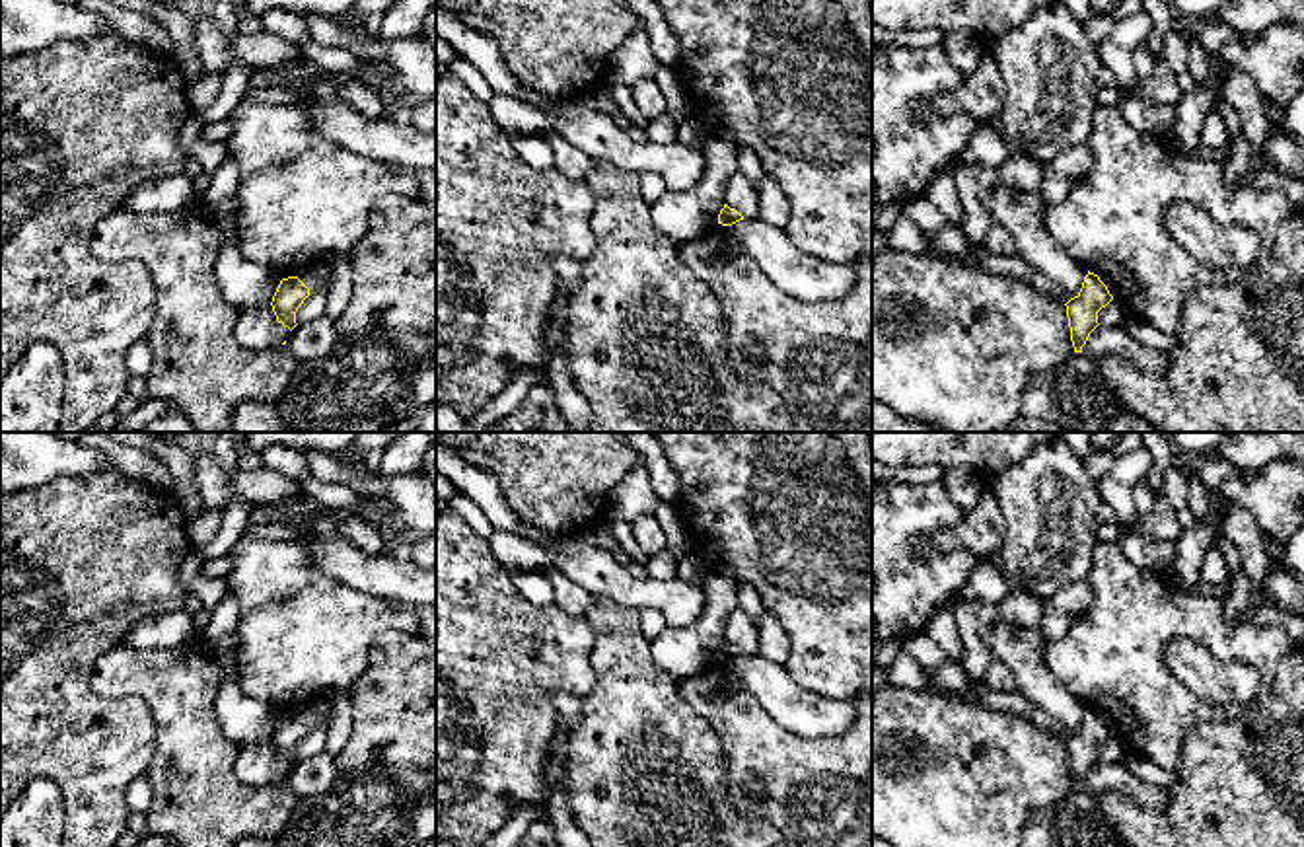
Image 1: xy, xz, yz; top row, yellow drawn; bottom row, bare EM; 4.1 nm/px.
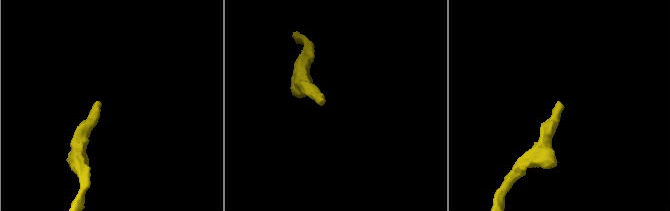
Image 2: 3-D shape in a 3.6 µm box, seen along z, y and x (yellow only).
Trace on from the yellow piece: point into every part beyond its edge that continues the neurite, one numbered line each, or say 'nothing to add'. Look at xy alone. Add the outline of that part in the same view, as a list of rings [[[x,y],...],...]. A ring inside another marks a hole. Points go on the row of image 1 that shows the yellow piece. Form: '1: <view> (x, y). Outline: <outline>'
1: xy (318, 277). Outline: [[[329,261],[315,263],[302,271],[298,278],[309,288],[309,292],[313,290],[327,292],[331,284],[331,263]]]

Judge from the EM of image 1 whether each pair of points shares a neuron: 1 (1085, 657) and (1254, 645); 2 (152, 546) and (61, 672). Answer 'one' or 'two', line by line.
1: one
2: one

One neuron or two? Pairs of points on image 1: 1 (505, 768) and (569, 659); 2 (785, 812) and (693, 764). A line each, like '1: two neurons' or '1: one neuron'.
1: one neuron
2: two neurons

